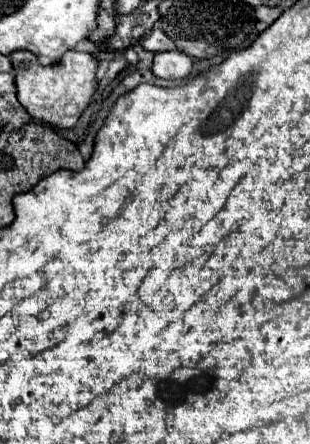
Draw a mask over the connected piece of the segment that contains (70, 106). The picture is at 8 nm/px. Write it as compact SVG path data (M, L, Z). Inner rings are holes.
M28 50L12 52L10 62L16 70L16 96L24 110L32 118L44 120L56 128L74 128L96 90L98 62L90 54L76 50L66 52L60 62L50 66L42 66L38 58Z

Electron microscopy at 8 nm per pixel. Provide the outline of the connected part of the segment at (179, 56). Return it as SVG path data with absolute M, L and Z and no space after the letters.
M180 50L158 52L152 62L152 72L158 78L180 80L180 78L188 76L188 72L192 70L192 64L194 64L194 58L182 54Z

